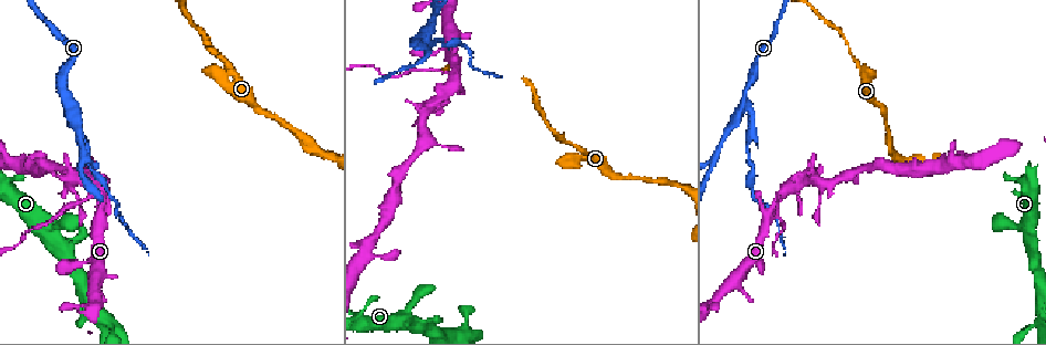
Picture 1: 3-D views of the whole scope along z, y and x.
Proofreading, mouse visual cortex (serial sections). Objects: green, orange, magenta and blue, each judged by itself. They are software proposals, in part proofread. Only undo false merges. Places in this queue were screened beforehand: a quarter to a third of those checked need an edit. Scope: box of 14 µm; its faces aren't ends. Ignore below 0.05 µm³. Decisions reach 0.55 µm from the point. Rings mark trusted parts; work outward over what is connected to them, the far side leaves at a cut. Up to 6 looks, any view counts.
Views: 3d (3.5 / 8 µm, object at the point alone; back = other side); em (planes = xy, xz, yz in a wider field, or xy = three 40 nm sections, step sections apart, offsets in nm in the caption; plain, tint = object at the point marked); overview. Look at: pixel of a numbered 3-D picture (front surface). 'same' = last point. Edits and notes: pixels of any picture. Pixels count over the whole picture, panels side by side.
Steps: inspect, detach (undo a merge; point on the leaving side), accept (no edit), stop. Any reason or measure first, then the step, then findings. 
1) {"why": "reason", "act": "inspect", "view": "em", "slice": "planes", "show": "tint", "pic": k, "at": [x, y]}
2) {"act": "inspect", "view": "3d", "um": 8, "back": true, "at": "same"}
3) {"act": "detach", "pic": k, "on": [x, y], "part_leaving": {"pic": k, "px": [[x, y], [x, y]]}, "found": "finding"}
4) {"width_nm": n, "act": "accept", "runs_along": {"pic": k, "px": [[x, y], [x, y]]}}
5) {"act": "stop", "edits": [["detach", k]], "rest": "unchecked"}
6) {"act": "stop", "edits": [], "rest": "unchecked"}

{"why": "three arms meet", "act": "inspect", "view": "3d", "um": 3.5, "back": true, "pic": 1, "at": [74, 106]}

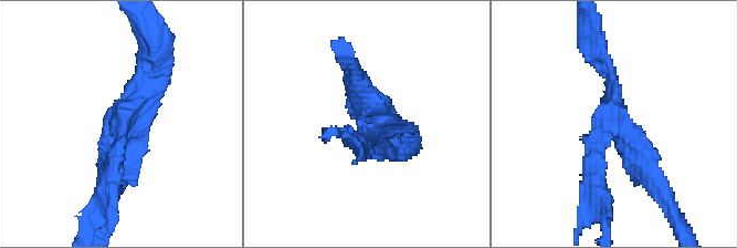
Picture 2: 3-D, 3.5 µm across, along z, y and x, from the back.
{"arms": 3, "arm_widths_nm": [200, 200, 350], "why": "need the tissue", "act": "inspect", "view": "em", "slice": "xy", "step": 1, "show": "tint", "pic": 2, "at": [610, 119]}

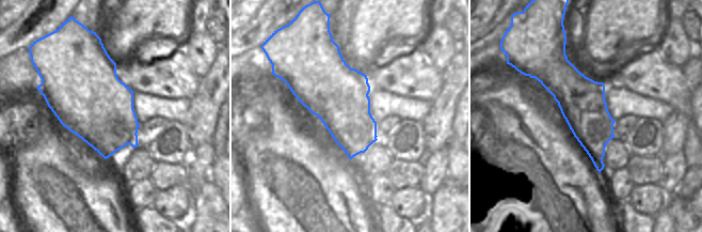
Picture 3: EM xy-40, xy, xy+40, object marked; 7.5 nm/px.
{"width_nm": 460, "act": "detach", "pic": 2, "on": [595, 165], "found": "a second cell is stuck on"}

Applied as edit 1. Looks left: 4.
{"why": "four arms meet", "act": "inspect", "view": "3d", "um": 3.5, "pic": 1, "at": [782, 192]}

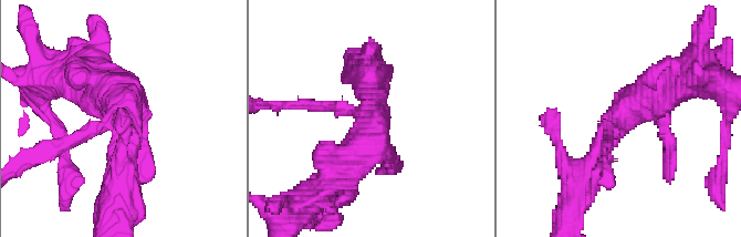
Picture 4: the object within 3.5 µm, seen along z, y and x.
{"arms": 4, "arm_widths_nm": [150, 200, 300, 500], "act": "detach", "pic": 4, "on": [72, 140], "part_leaving": {"pic": 4, "px": [[105, 124], [30, 155]]}, "found": "a second cell is stuck on"}

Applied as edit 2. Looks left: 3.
{"why": "see it whole again", "act": "inspect", "view": "overview"}

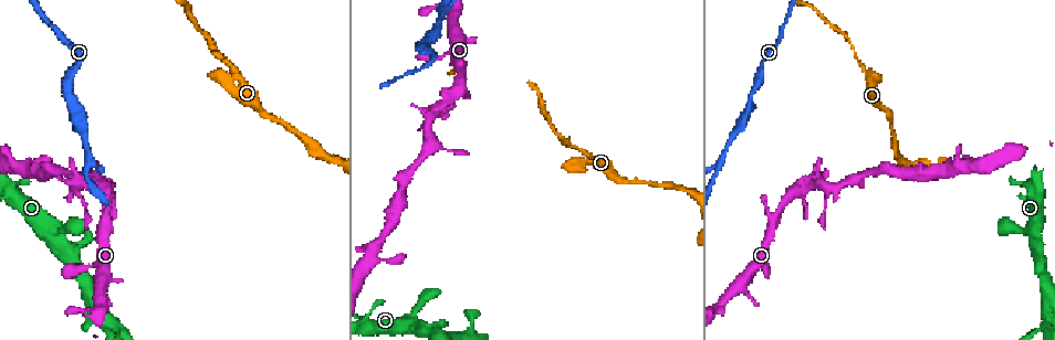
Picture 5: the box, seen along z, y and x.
{"act": "inspect", "view": "3d", "um": 3.5, "pic": 5, "at": [444, 9]}

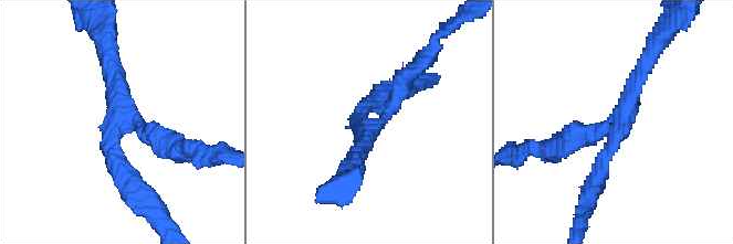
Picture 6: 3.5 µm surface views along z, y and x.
{"arms": 3, "arm_widths_nm": [200, 200, 200], "act": "inspect", "view": "em", "slice": "xy", "step": 5, "show": "tint", "pic": 6, "at": [621, 114]}

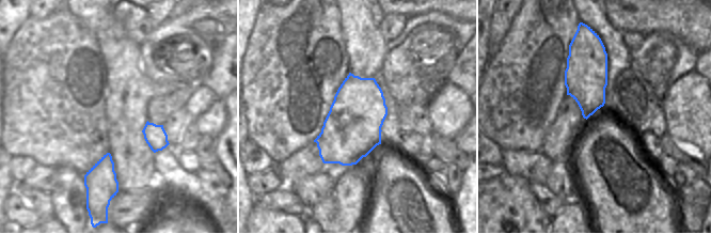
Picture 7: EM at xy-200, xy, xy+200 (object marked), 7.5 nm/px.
{"width_nm": 440, "act": "accept", "runs_along": {"pic": 6, "px": [[652, 52], [596, 177]]}, "found": "one cell here"}

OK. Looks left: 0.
{"act": "stop", "edits": [["detach", 2], ["detach", 4]], "rest": "unchecked"}

